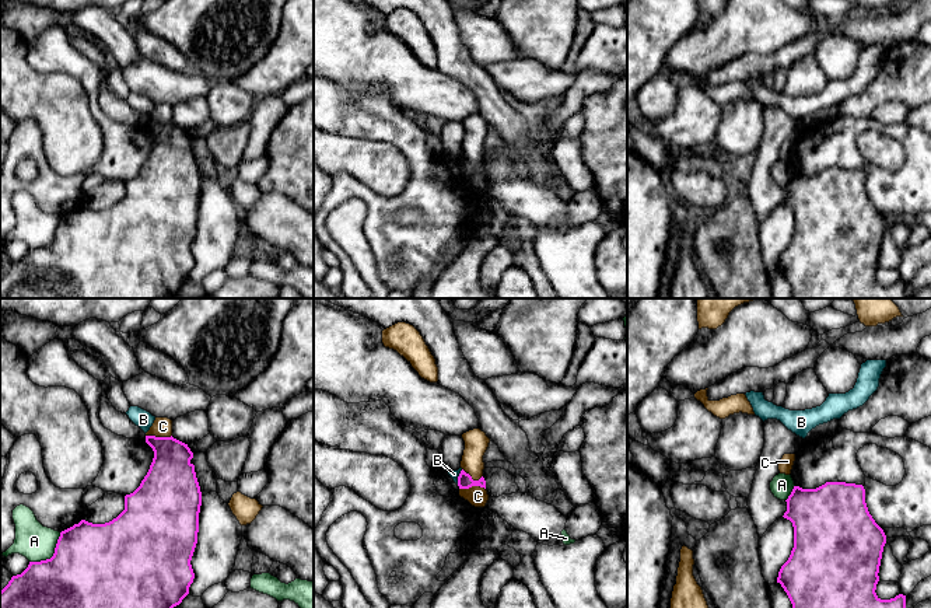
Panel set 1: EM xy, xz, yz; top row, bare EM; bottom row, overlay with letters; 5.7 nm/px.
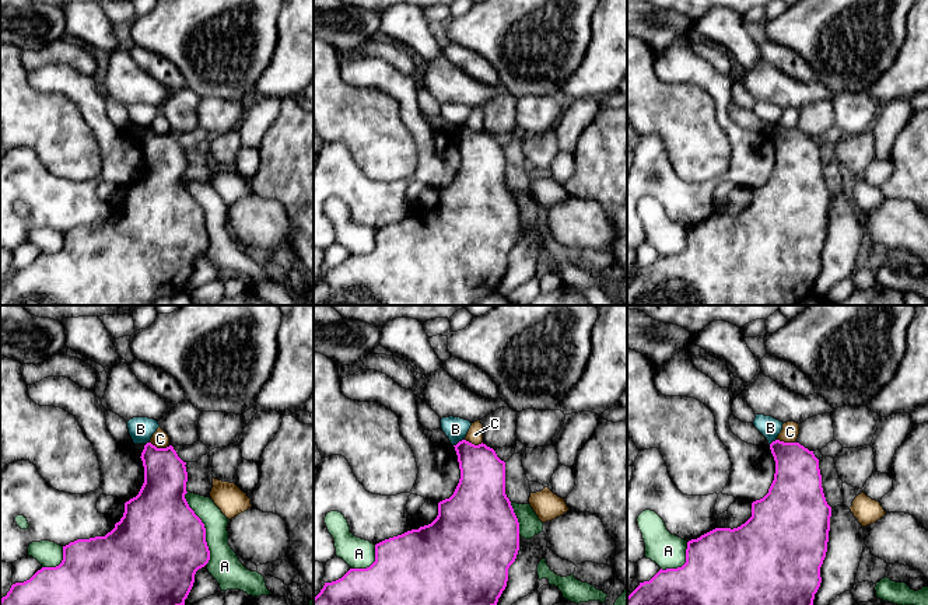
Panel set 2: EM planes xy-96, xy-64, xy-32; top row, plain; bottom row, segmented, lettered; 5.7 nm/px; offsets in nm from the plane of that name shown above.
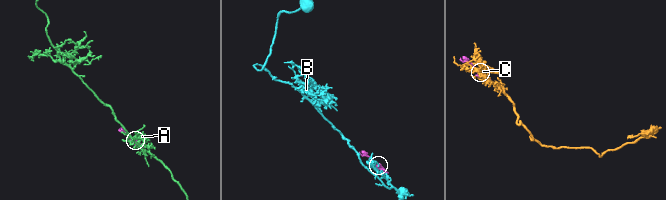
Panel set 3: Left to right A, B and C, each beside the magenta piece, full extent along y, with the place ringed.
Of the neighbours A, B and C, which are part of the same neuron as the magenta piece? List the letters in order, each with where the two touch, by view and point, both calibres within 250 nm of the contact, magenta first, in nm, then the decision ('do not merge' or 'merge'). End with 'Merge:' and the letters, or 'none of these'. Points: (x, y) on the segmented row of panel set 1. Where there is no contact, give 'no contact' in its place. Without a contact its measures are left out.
A: xy (53, 555) | 480/200 nm | do not merge
B: xz (458, 477) | 90/50 nm | do not merge
C: xy (158, 437) | 280/110 nm | do not merge
Merge: none of these

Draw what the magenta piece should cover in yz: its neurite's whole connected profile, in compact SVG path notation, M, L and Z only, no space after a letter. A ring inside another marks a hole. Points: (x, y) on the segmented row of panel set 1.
M826 482L816 489L794 486L784 518L794 527L794 548L777 583L792 608L906 608L906 595L881 600L875 590L886 535L865 503L862 485Z

